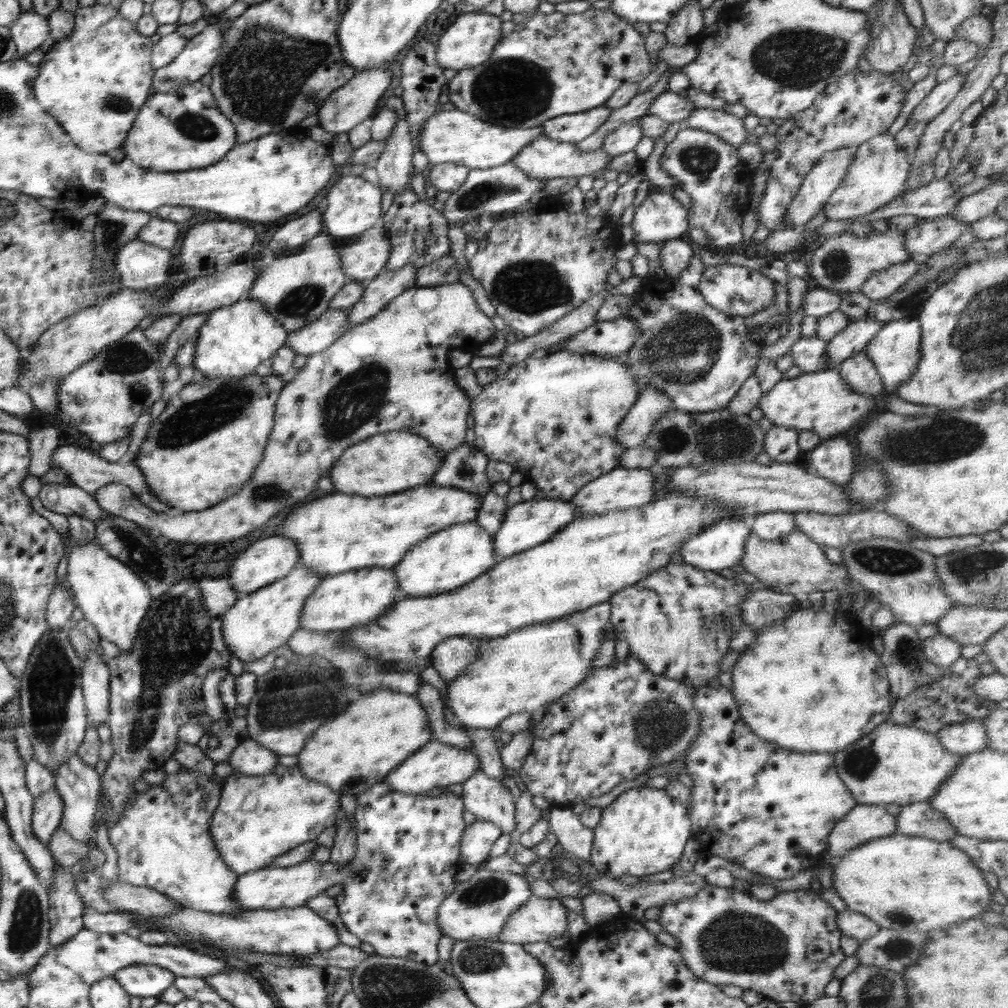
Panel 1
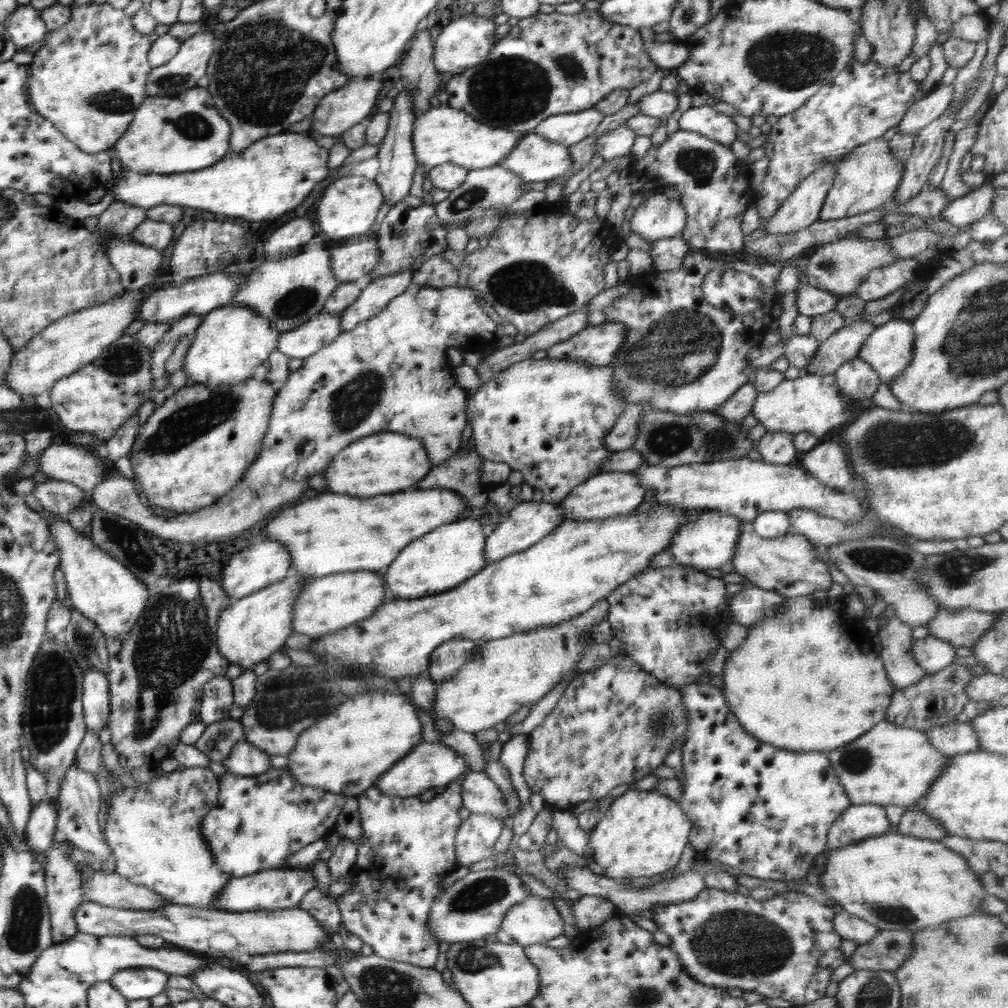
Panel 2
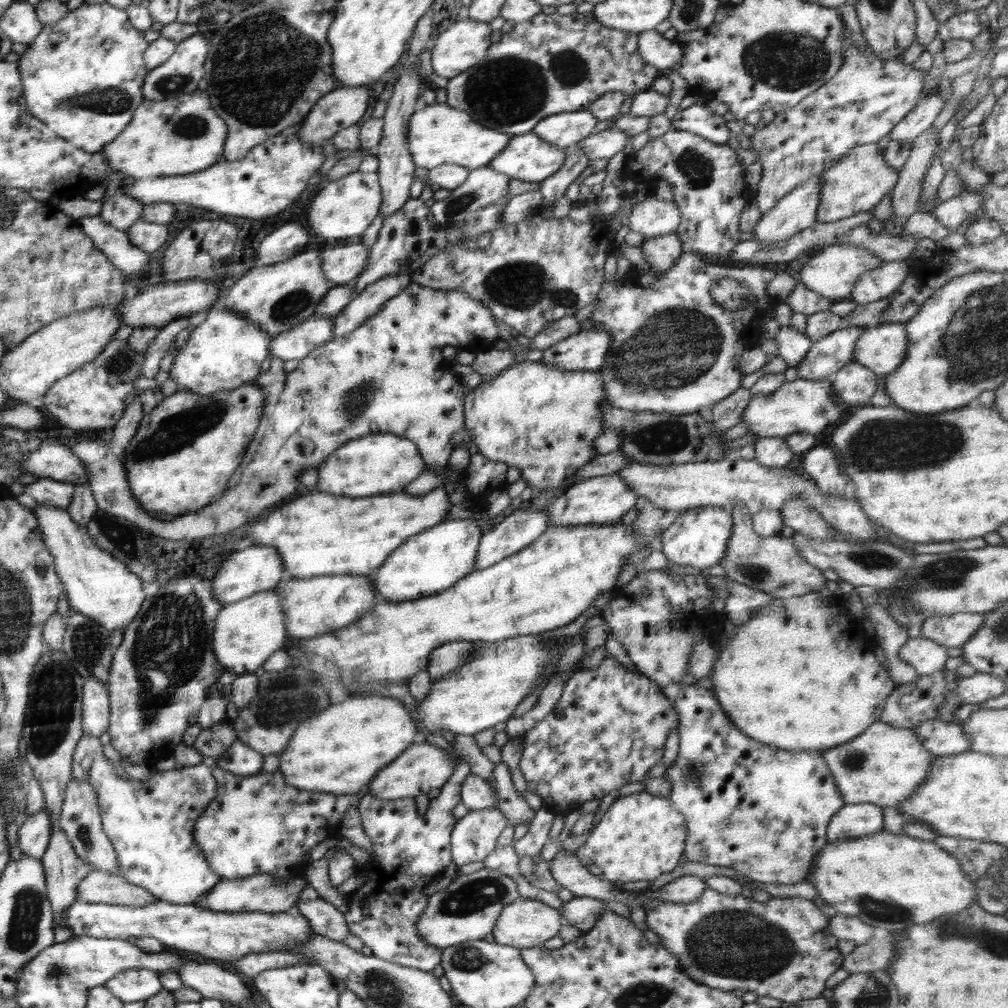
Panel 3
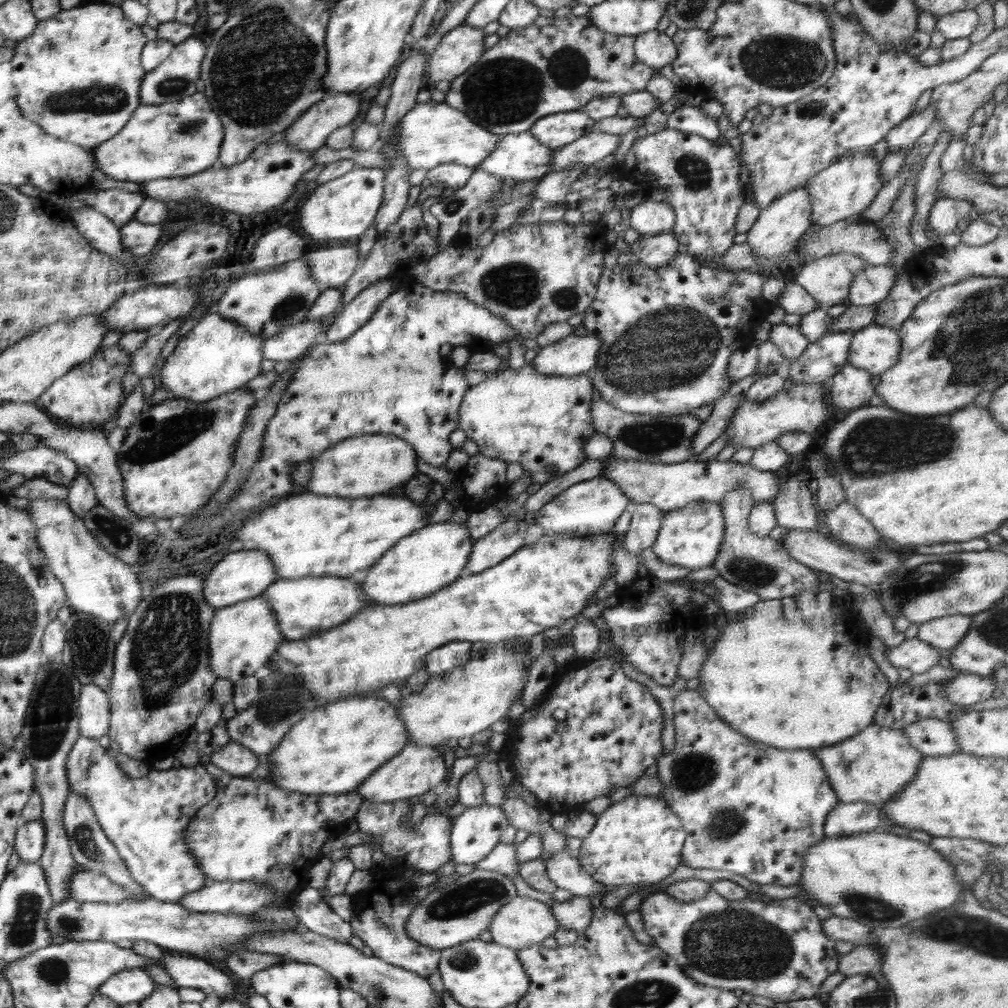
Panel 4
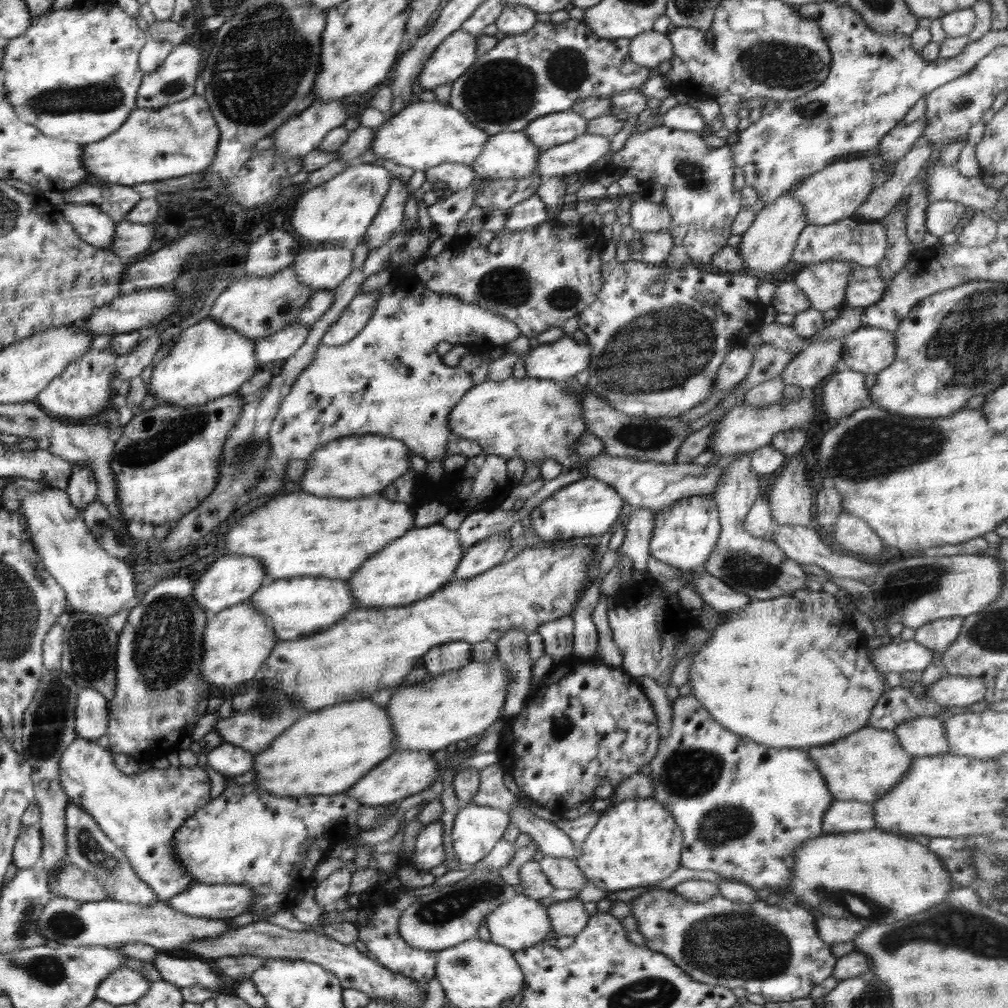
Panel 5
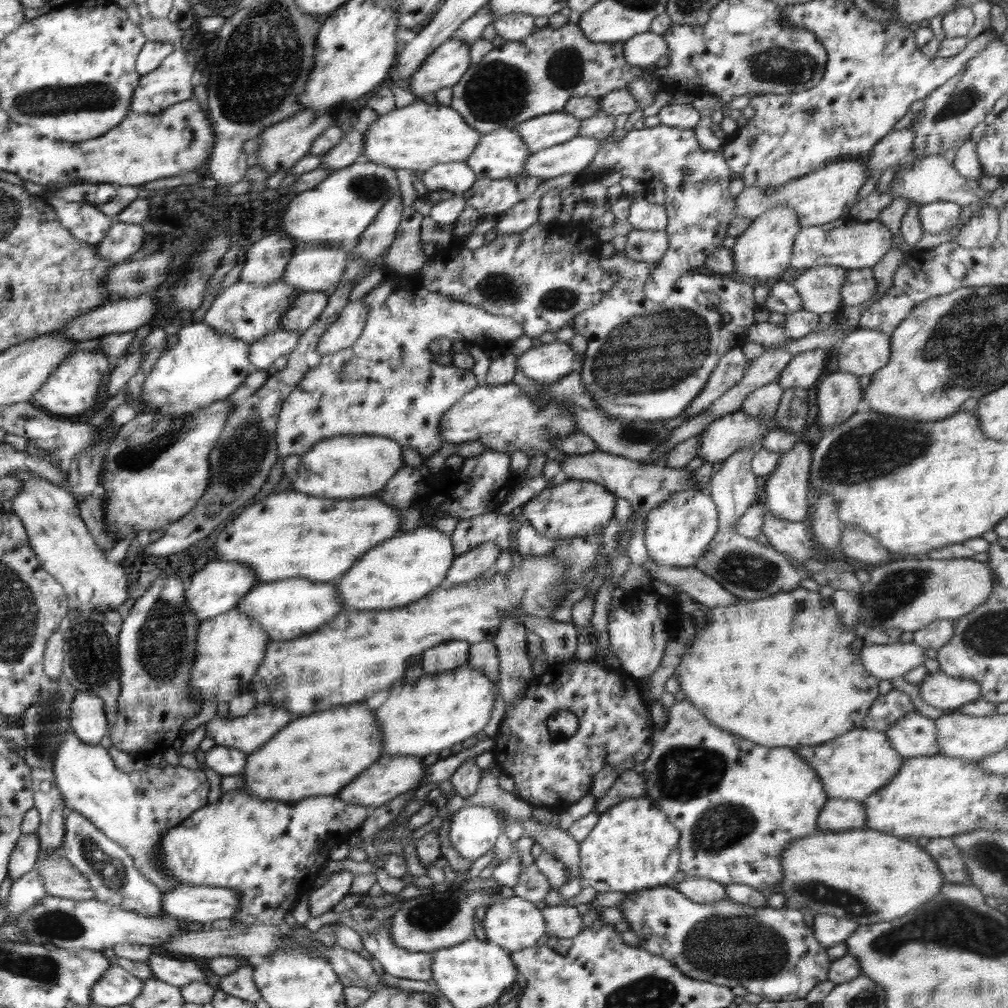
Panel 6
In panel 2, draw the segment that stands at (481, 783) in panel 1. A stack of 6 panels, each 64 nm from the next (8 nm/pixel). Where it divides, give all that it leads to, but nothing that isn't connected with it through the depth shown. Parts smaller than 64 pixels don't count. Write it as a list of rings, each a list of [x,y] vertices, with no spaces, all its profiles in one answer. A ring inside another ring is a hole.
[[[470,770],[462,778],[462,804],[474,814],[492,814],[498,820],[509,820],[506,797],[498,785],[484,772]]]

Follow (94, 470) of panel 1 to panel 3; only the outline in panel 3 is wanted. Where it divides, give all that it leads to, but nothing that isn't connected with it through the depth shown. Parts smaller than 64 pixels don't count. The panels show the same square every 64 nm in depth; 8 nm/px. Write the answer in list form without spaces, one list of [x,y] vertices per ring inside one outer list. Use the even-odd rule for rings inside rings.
[[[46,438],[44,444],[33,452],[21,454],[18,464],[26,473],[39,478],[49,478],[58,482],[76,484],[89,484],[90,477],[87,465],[68,446],[50,442]]]

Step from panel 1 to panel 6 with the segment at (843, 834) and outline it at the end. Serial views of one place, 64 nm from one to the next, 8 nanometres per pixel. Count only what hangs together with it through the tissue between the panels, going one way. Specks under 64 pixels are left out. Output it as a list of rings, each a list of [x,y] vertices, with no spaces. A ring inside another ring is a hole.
[[[829,798],[816,818],[816,825],[823,832],[867,828],[864,805],[854,799]]]

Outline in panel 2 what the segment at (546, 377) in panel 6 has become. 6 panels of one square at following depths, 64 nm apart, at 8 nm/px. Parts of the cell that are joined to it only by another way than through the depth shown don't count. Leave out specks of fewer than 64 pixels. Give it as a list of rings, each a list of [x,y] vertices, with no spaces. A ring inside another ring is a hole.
[[[602,323],[586,327],[564,342],[546,350],[548,359],[570,357],[572,361],[584,361],[590,365],[610,365],[616,352],[622,348],[628,329],[624,323]]]

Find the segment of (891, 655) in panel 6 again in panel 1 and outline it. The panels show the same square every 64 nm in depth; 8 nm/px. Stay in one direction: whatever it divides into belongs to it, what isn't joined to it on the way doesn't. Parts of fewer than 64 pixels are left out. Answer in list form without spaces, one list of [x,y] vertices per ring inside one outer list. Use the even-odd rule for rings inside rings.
[[[942,633],[922,640],[922,653],[930,663],[949,667],[962,657],[962,644]]]

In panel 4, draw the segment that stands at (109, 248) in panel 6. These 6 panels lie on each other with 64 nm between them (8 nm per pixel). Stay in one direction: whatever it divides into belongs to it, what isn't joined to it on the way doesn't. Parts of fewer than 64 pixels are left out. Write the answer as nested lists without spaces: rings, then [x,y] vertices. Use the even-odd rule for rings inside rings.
[[[136,219],[120,228],[122,247],[136,256],[151,252],[162,236],[162,227],[159,224],[144,224]]]

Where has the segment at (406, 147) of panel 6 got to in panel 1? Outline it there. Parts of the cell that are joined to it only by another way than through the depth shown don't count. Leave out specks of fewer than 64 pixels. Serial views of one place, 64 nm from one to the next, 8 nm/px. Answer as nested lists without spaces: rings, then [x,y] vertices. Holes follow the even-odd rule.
[[[456,108],[449,111],[441,109],[426,120],[420,132],[420,146],[417,150],[428,157],[430,164],[451,162],[469,169],[484,169],[510,162],[522,148],[526,148],[540,136],[544,136],[540,126],[508,128],[484,122],[473,114]]]

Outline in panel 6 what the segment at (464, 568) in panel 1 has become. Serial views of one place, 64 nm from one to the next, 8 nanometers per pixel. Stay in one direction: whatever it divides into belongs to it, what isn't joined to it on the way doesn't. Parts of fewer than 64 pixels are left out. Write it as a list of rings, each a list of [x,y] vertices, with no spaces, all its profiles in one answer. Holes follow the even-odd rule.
[[[435,526],[397,535],[366,550],[366,554],[346,574],[334,580],[342,599],[342,608],[348,611],[381,611],[405,607],[424,598],[440,585],[456,557],[452,538]]]

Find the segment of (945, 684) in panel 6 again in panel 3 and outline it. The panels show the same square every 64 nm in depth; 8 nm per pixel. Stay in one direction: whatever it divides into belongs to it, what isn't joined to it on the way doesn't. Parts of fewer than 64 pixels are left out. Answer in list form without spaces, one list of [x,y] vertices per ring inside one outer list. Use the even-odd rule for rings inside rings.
[[[977,672],[970,678],[962,678],[954,693],[968,703],[981,703],[1006,692],[1005,683],[990,673]]]

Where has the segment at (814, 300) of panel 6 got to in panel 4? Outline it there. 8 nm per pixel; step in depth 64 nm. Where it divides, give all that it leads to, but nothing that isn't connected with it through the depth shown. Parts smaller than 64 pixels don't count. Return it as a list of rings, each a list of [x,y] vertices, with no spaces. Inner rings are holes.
[[[848,251],[830,253],[804,263],[797,275],[797,283],[826,309],[848,299],[850,284],[869,261]]]

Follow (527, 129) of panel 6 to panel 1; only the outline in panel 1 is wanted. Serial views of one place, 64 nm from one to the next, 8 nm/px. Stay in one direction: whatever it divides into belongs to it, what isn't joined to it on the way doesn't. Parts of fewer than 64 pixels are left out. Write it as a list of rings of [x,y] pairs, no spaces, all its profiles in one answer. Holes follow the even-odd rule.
[[[601,105],[584,112],[556,116],[542,123],[544,136],[555,141],[579,143],[594,134],[612,114],[612,109]]]

